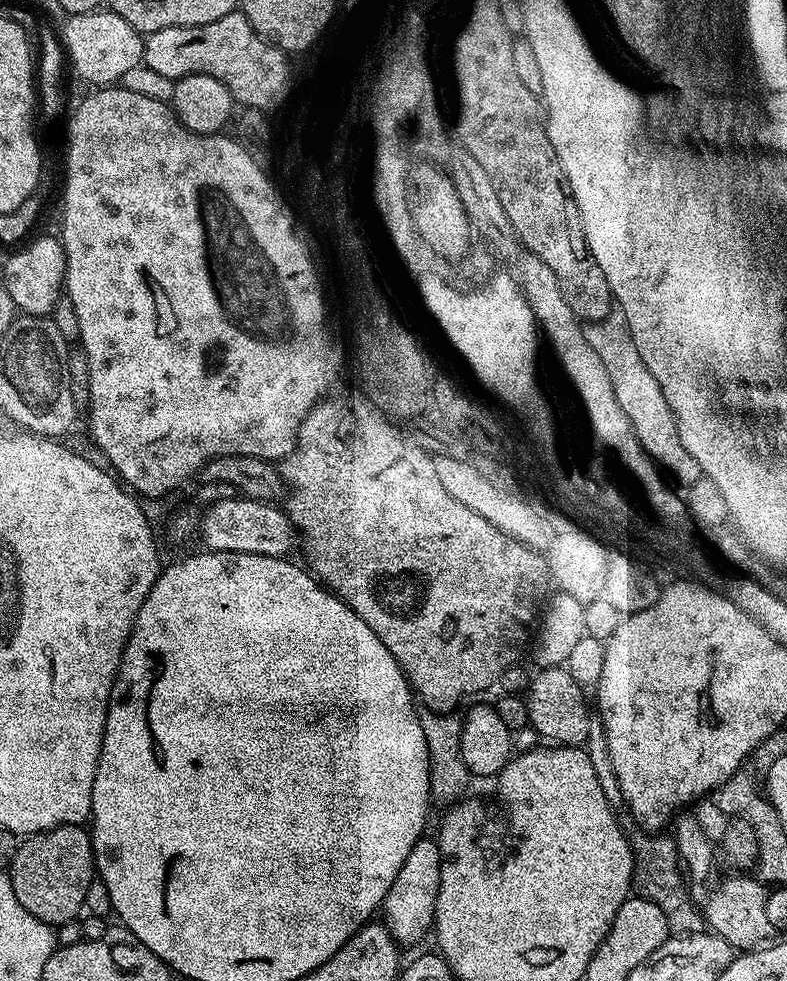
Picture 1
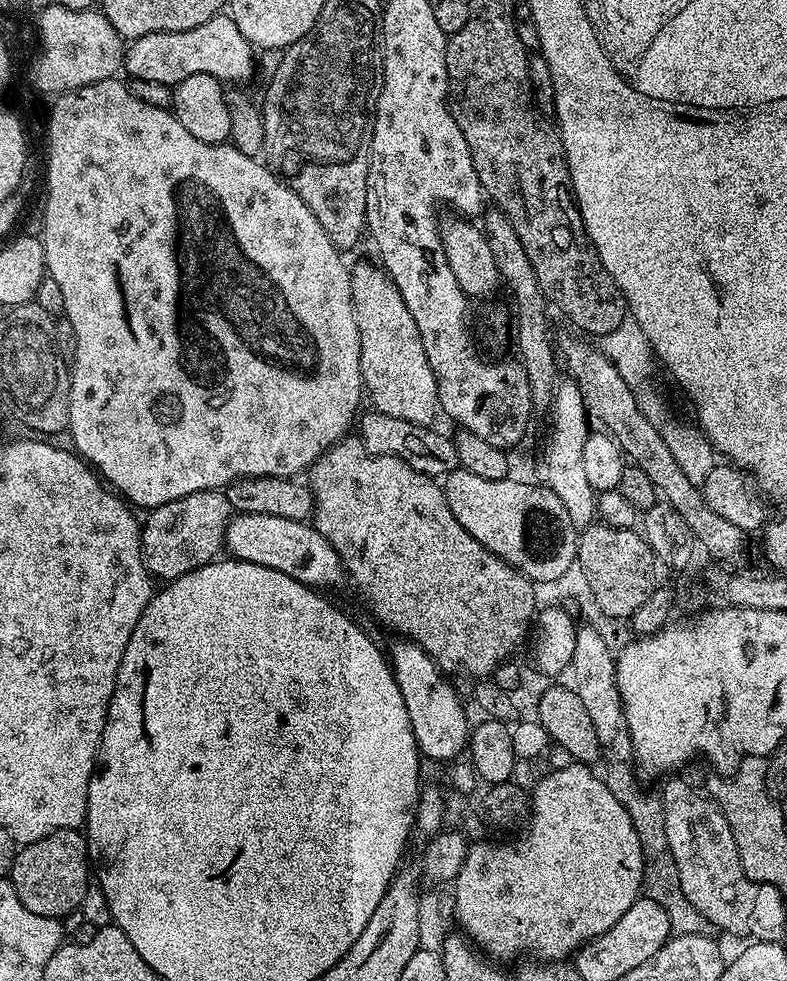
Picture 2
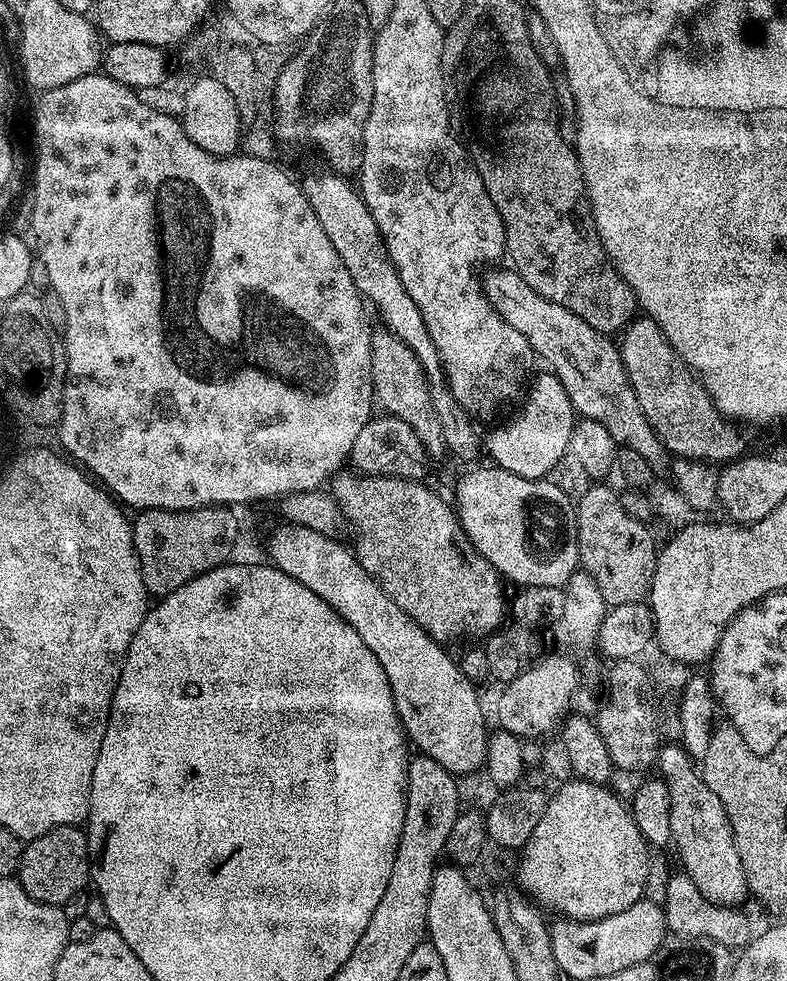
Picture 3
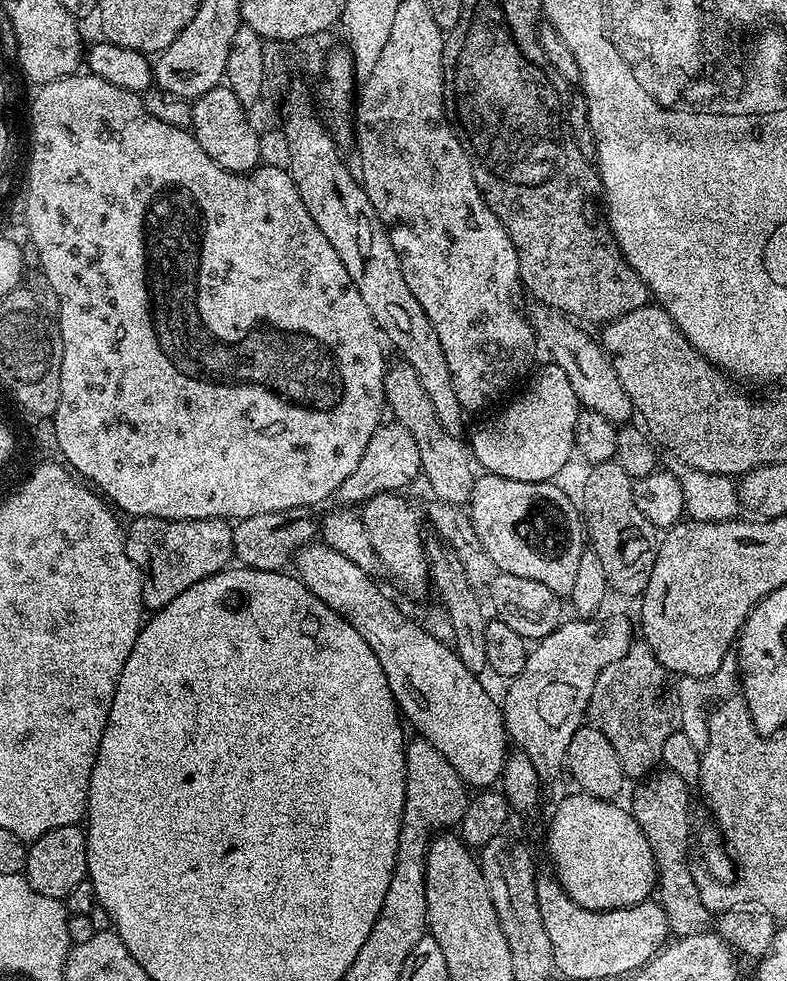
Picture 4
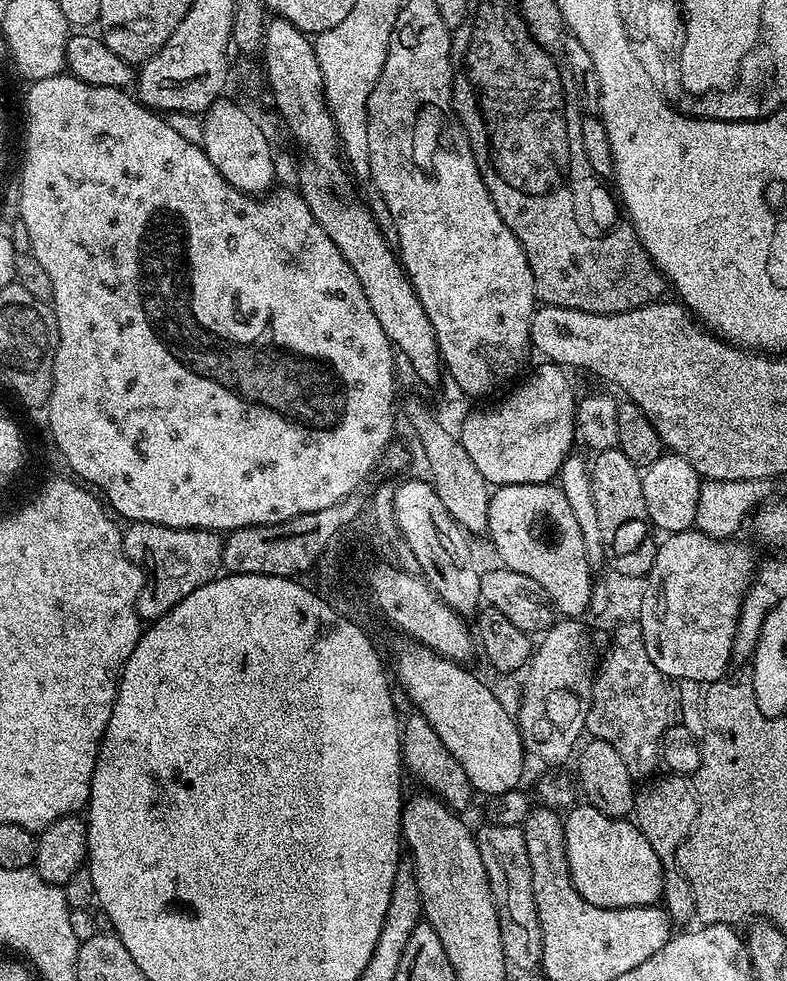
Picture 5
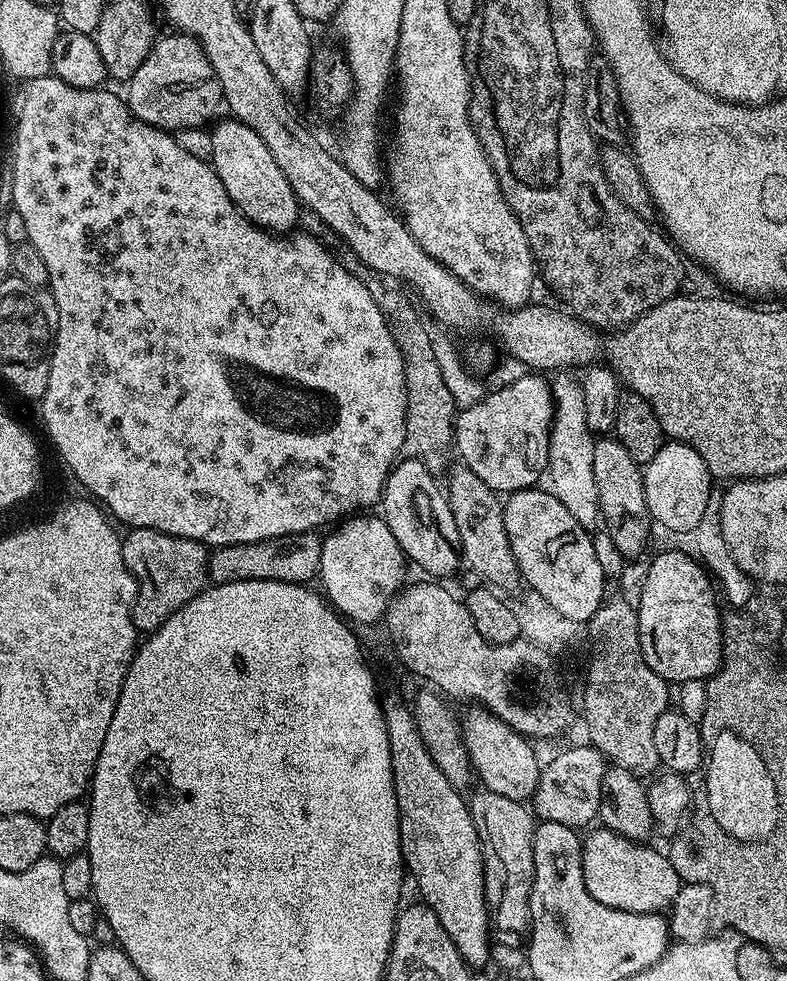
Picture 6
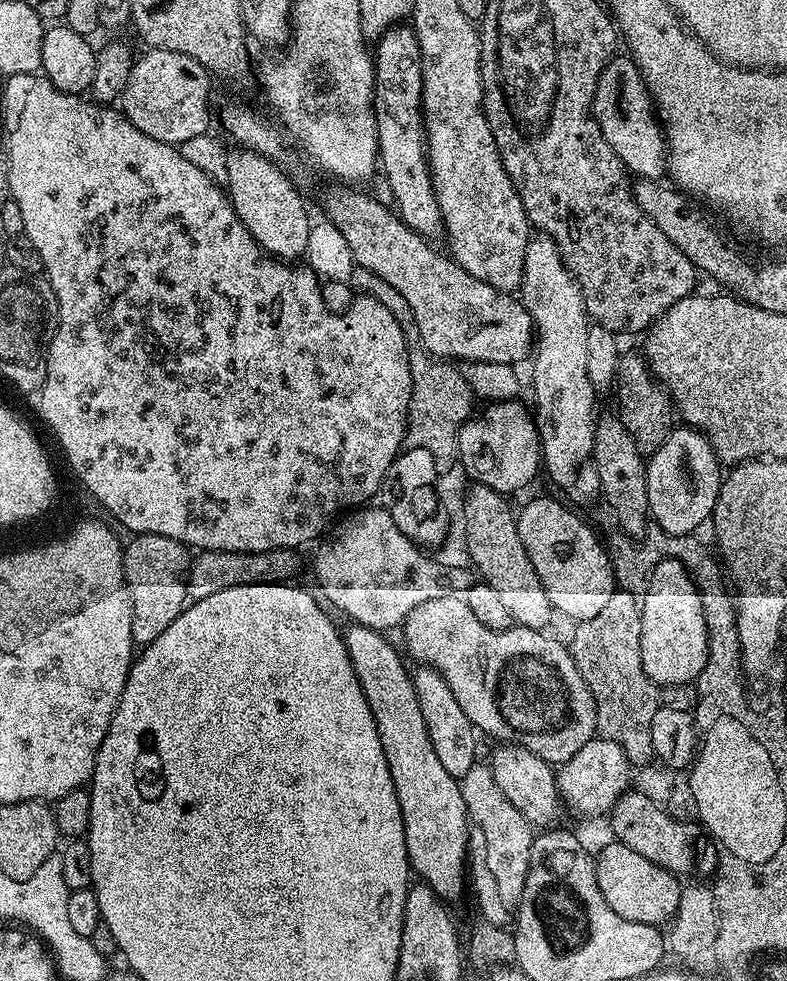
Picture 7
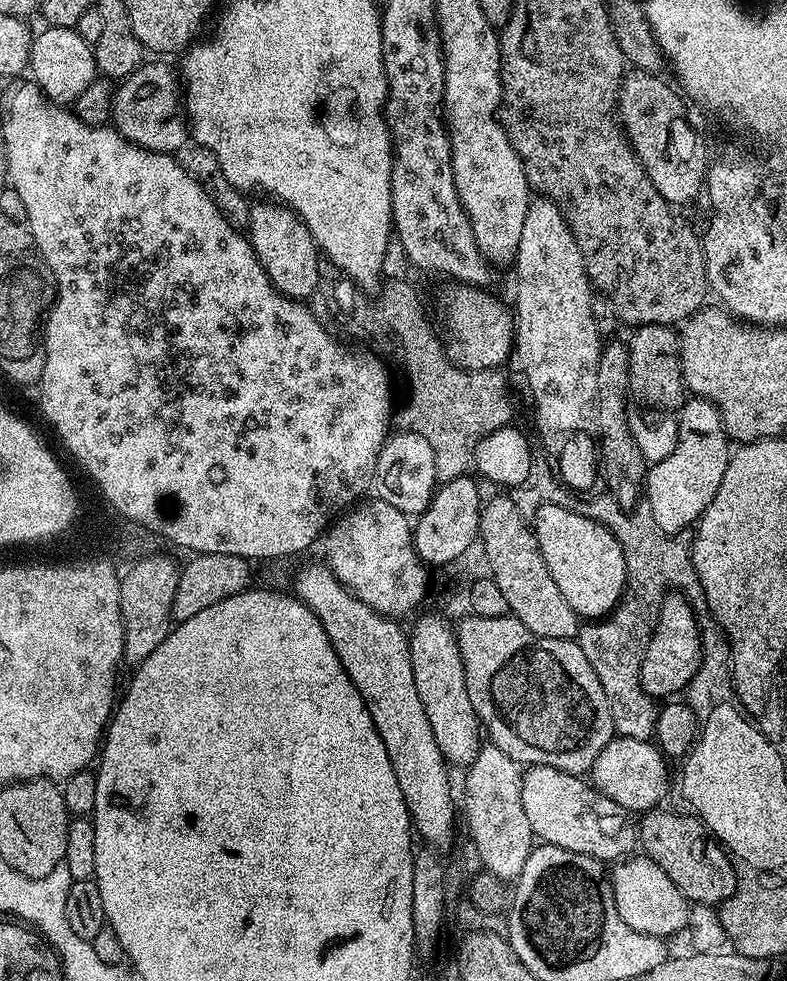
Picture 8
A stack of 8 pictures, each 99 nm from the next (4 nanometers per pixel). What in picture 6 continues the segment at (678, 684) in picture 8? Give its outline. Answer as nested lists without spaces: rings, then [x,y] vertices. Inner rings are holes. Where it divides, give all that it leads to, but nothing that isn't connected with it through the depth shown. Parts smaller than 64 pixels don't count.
[[[660,552],[653,558],[652,565],[642,576],[644,585],[640,588],[640,604],[635,605],[641,650],[646,662],[662,679],[667,682],[677,680],[680,684],[687,680],[707,681],[720,668],[723,657],[722,608],[716,605],[717,589],[708,569],[697,557],[684,552]]]

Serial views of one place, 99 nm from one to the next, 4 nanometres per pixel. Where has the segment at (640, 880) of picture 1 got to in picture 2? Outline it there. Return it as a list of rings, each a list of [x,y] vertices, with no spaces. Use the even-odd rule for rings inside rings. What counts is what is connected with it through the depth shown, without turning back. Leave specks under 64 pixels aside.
[[[614,760],[607,764],[602,772],[604,785],[614,795],[623,808],[630,814],[634,822],[635,832],[642,845],[643,856],[643,886],[641,895],[652,902],[657,902],[667,911],[670,918],[672,936],[711,936],[717,933],[717,928],[698,910],[691,908],[682,894],[681,879],[678,878],[678,866],[671,853],[670,842],[666,837],[665,806],[659,795],[646,794],[640,788],[636,778],[635,767],[628,761]]]

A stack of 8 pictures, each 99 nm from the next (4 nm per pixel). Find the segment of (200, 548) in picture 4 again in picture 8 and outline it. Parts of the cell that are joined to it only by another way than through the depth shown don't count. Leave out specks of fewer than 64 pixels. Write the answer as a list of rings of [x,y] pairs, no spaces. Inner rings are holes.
[[[157,554],[142,557],[123,573],[120,581],[120,609],[124,623],[123,663],[135,666],[150,658],[174,627],[172,607],[180,581],[180,568],[170,557]]]

